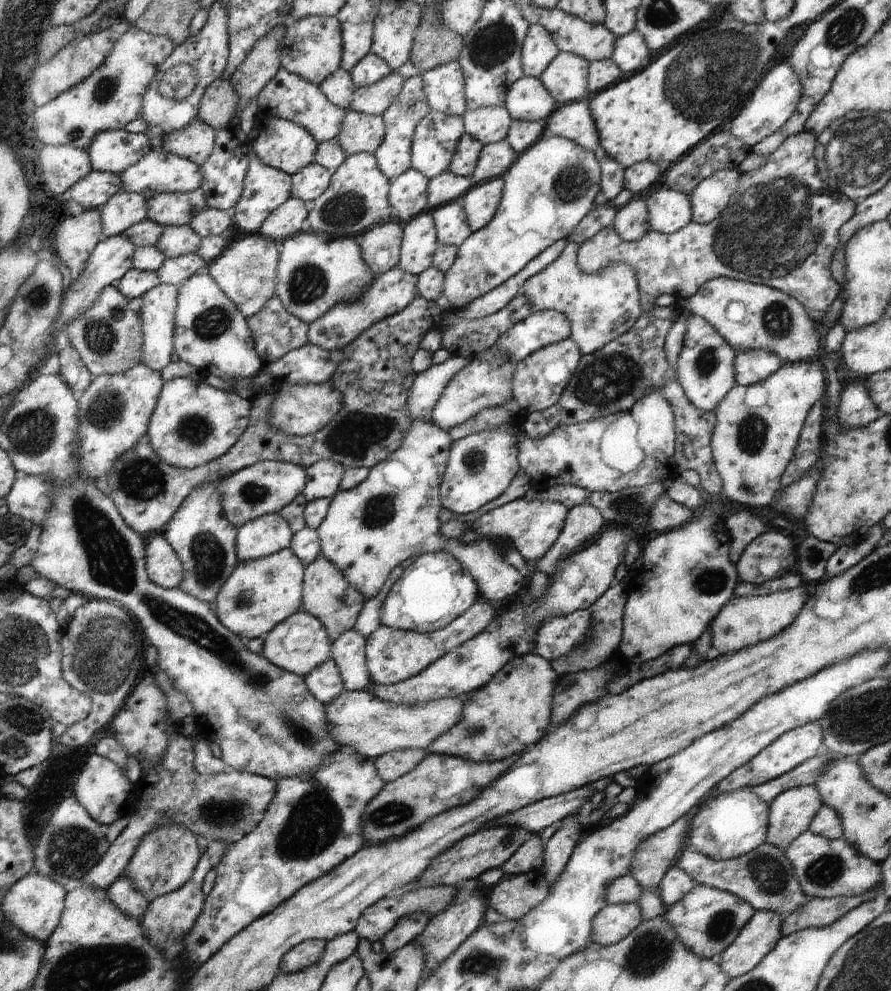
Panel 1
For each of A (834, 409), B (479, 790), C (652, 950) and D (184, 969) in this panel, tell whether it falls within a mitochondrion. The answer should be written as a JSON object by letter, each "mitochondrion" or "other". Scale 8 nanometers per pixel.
{"A":"other","B":"other","C":"mitochondrion","D":"other"}

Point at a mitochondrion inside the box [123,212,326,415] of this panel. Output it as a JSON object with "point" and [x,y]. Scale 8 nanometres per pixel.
{"point":[215,321]}

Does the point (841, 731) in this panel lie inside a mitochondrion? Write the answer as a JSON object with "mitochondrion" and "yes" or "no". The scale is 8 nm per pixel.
{"mitochondrion":"yes"}

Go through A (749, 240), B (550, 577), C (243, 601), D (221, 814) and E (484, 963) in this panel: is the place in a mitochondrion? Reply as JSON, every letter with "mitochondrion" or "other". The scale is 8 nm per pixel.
{"A":"mitochondrion","B":"other","C":"mitochondrion","D":"mitochondrion","E":"mitochondrion"}

